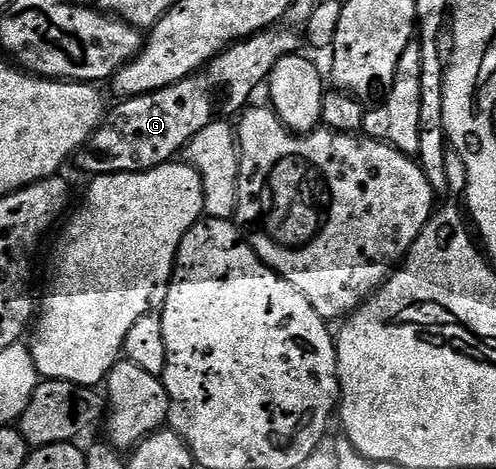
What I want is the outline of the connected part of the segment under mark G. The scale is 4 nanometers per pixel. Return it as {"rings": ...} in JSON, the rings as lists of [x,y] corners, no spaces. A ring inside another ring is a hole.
{"rings":[[[276,25],[248,39],[232,43],[227,50],[215,56],[210,68],[212,80],[200,77],[183,79],[160,91],[124,98],[116,107],[114,104],[91,140],[75,152],[73,163],[87,177],[94,177],[148,171],[172,162],[178,156],[175,154],[178,151],[180,154],[187,142],[201,133],[201,129],[208,127],[216,116],[238,116],[252,102],[251,94],[270,80],[281,57],[298,55],[304,50],[304,36],[294,30],[298,31],[291,25]],[[215,111],[219,115],[215,115]]]}

